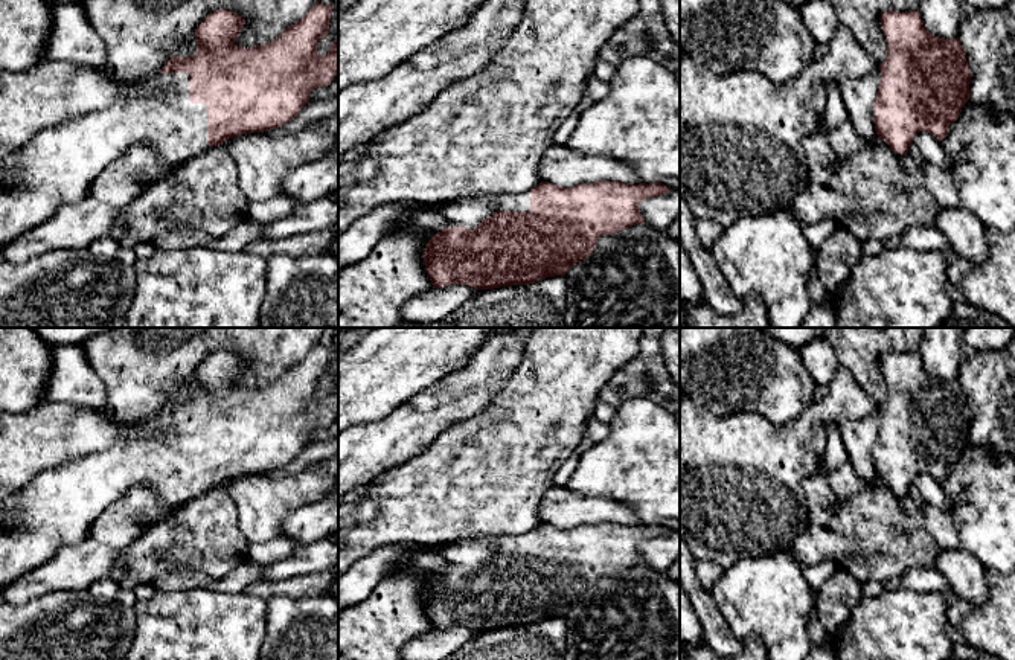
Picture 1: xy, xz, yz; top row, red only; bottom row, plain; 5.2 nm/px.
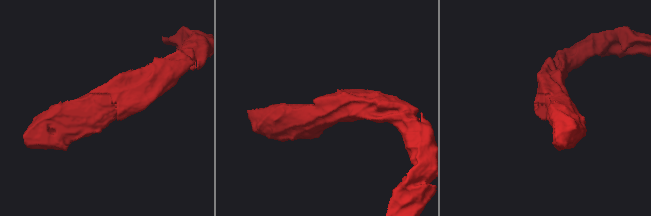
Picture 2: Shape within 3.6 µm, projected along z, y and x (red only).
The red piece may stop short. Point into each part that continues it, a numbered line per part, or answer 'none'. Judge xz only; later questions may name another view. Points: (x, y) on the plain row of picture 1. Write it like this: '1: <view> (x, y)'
1: xz (468, 554)

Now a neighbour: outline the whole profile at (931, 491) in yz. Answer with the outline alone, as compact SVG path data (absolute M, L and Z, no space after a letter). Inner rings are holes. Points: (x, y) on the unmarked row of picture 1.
M921 473L914 477L913 483L919 488L924 500L928 505L936 506L943 512L948 512L948 500L945 491L933 476L930 476L928 473Z

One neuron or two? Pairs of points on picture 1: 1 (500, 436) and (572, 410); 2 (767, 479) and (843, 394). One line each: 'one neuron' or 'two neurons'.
1: one neuron
2: one neuron

